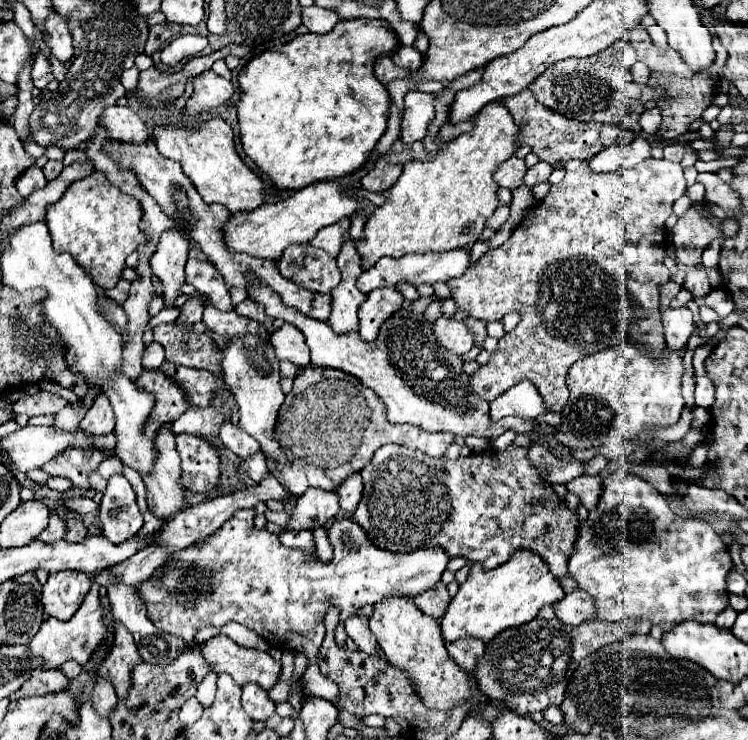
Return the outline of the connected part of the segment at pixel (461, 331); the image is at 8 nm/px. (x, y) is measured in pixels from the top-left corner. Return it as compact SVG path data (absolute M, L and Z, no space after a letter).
M440 316L432 324L432 332L436 336L436 342L442 348L446 348L446 350L450 350L452 354L458 354L458 356L466 354L474 346L474 336L462 320Z

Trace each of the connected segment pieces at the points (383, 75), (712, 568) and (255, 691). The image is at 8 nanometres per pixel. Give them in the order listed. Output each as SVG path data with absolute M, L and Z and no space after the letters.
M380 56L374 70L376 70L376 78L378 78L382 84L388 84L388 82L392 82L392 80L396 80L396 78L408 78L408 72L406 72L406 70L400 70L400 68L392 62L392 58L388 58L388 56Z
M626 474L624 482L620 478L616 478L616 476L608 476L604 480L602 498L600 498L596 510L590 510L590 520L580 524L580 538L576 542L576 554L572 554L572 558L568 560L568 572L570 572L570 576L576 578L578 584L580 584L580 588L586 590L596 600L596 618L598 620L608 620L608 622L626 622L626 626L630 630L633 630L633 622L635 622L636 618L648 618L656 626L660 626L664 632L672 630L676 624L686 622L686 620L714 622L716 616L728 606L726 576L728 576L730 570L732 570L732 558L730 558L728 550L724 550L724 544L720 542L720 538L716 538L716 532L710 526L704 526L704 522L676 518L676 514L672 514L672 510L668 510L668 502L664 502L664 496L650 482L642 480L638 474Z
M244 684L244 692L242 692L242 706L246 710L246 714L252 718L252 720L266 720L274 714L276 710L276 704L268 698L268 692L258 686L258 684Z

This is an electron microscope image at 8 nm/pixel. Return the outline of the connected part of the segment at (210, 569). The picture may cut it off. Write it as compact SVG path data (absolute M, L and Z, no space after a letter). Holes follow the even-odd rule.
M254 508L236 510L214 534L206 536L204 540L182 548L168 556L166 564L162 566L162 576L152 576L136 586L136 594L140 594L142 602L146 604L148 618L152 624L168 632L172 636L180 636L184 640L194 640L196 632L202 626L224 626L226 622L238 622L246 628L254 630L258 636L262 636L272 648L278 650L292 650L292 652L304 652L308 656L308 670L304 672L304 686L308 686L308 694L320 696L326 700L336 698L338 690L334 682L328 682L316 666L316 654L324 640L324 616L330 606L340 608L340 624L336 626L336 642L344 646L344 640L348 638L346 630L342 630L342 622L346 622L348 614L352 610L362 608L364 604L380 602L388 596L406 596L414 598L416 594L432 588L436 582L440 582L442 572L448 564L448 554L440 548L428 548L428 550L416 550L412 554L392 554L388 550L376 548L364 534L364 530L350 518L340 518L328 528L328 538L334 548L334 560L330 564L320 562L318 558L306 556L300 550L286 548L280 544L276 534L270 534L268 530L260 530L254 526ZM352 540L352 546L346 546L344 542Z

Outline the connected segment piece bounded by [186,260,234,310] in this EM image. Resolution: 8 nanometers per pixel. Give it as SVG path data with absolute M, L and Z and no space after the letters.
M190 260L186 264L186 282L190 286L194 286L198 292L206 294L218 310L234 310L226 282L212 264L206 264L200 260Z

